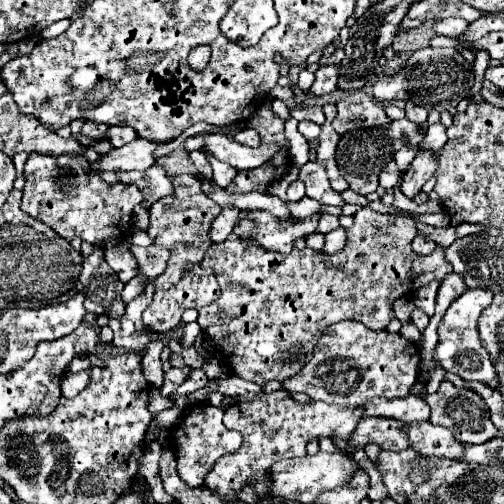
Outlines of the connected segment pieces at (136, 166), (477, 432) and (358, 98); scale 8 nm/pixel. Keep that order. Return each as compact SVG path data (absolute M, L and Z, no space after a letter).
M136 138L132 144L124 148L112 150L110 154L98 156L96 162L90 162L94 172L116 172L116 170L146 170L154 164L154 150L164 144L154 144L142 138Z
M444 380L440 384L440 388L434 394L428 394L424 400L428 402L428 406L432 410L430 422L438 424L438 426L446 426L460 444L484 444L484 442L492 440L492 438L500 436L498 428L490 420L488 406L484 404L484 400L476 392L472 392L468 388L460 390L452 382Z
M348 92L340 98L338 114L332 122L334 130L338 134L350 132L350 130L360 130L362 128L380 128L386 130L390 126L390 118L386 116L382 104L374 102L366 92Z

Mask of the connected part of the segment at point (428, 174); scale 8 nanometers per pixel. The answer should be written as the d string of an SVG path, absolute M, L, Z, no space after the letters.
M418 152L400 182L400 192L412 200L420 192L424 182L434 176L434 172L436 172L434 152Z

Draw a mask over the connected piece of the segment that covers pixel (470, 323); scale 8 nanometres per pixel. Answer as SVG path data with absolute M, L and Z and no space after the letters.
M466 290L458 300L452 302L452 308L444 314L440 326L438 326L438 346L434 350L434 364L444 368L446 372L458 374L462 380L468 382L490 382L496 378L494 366L490 362L488 352L484 350L480 338L478 338L478 316L480 312L490 306L492 302L492 292L490 290Z

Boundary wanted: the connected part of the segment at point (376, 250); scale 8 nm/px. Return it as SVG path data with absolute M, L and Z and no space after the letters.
M360 208L354 214L354 226L348 228L346 246L332 256L312 248L294 248L288 256L282 256L280 252L268 252L254 244L244 246L236 234L230 234L224 242L212 244L200 262L204 268L214 270L222 292L218 300L200 310L196 322L200 324L202 334L214 342L214 350L222 356L228 368L232 368L232 374L256 384L272 380L284 382L308 364L318 336L326 326L340 320L358 320L370 330L384 330L394 316L394 300L406 296L416 282L418 288L432 280L442 282L444 276L452 272L452 266L444 260L444 248L436 248L430 256L416 256L412 252L412 240L416 234L414 218L388 216L370 208Z

